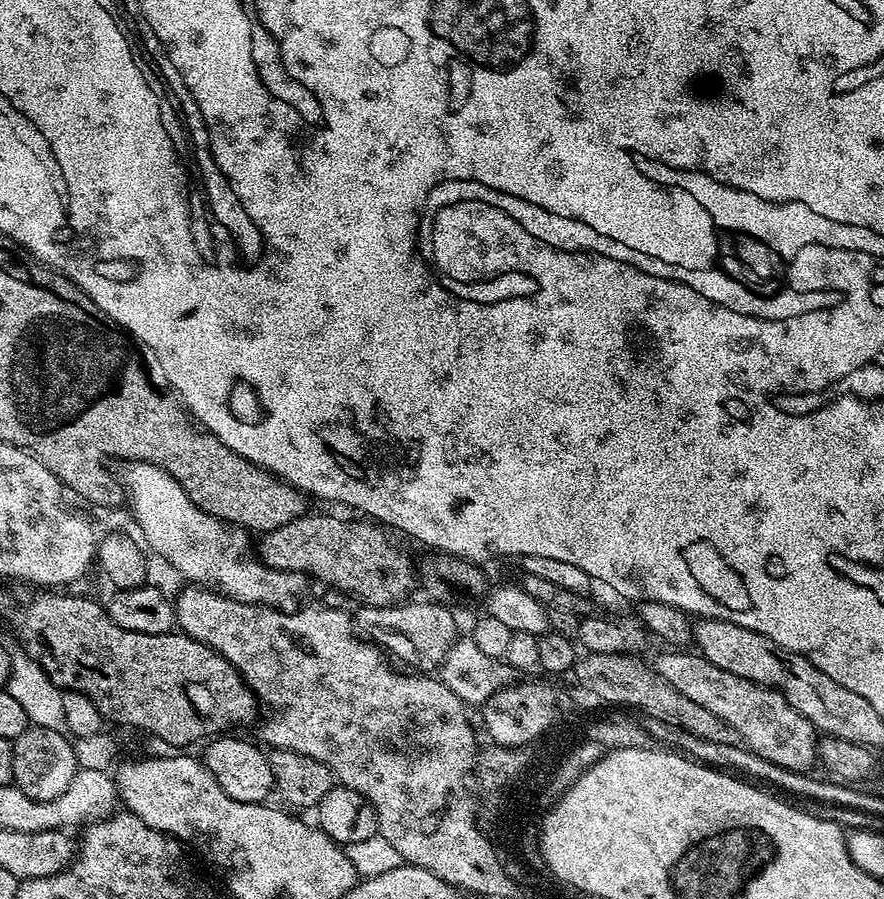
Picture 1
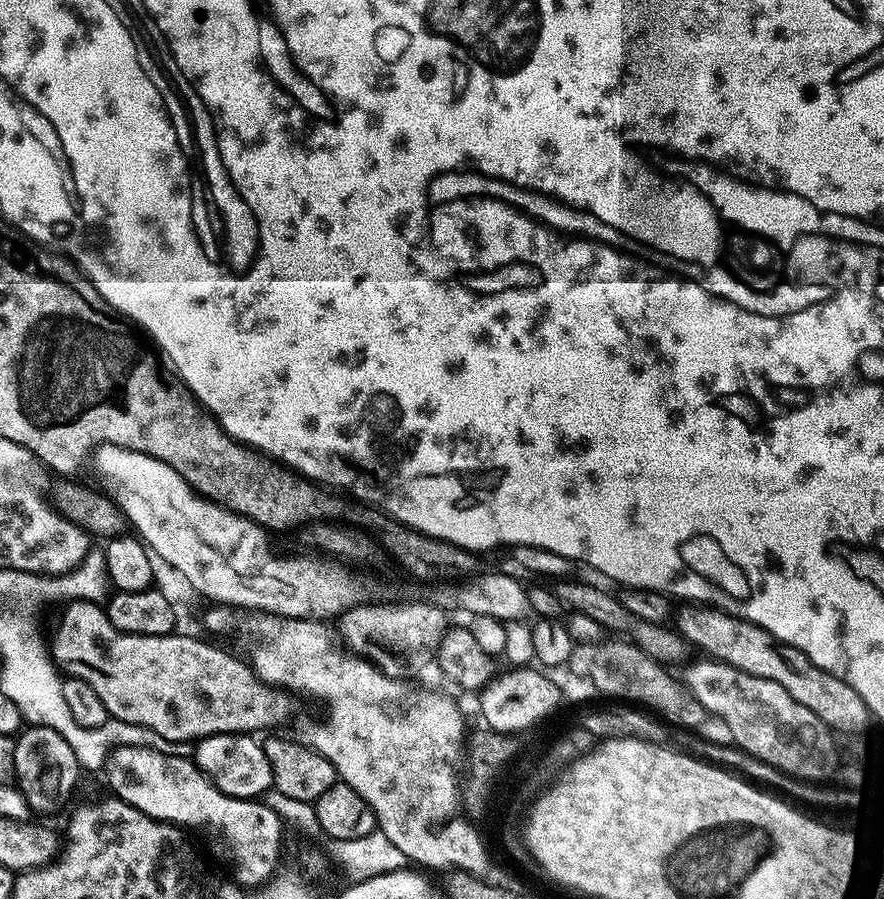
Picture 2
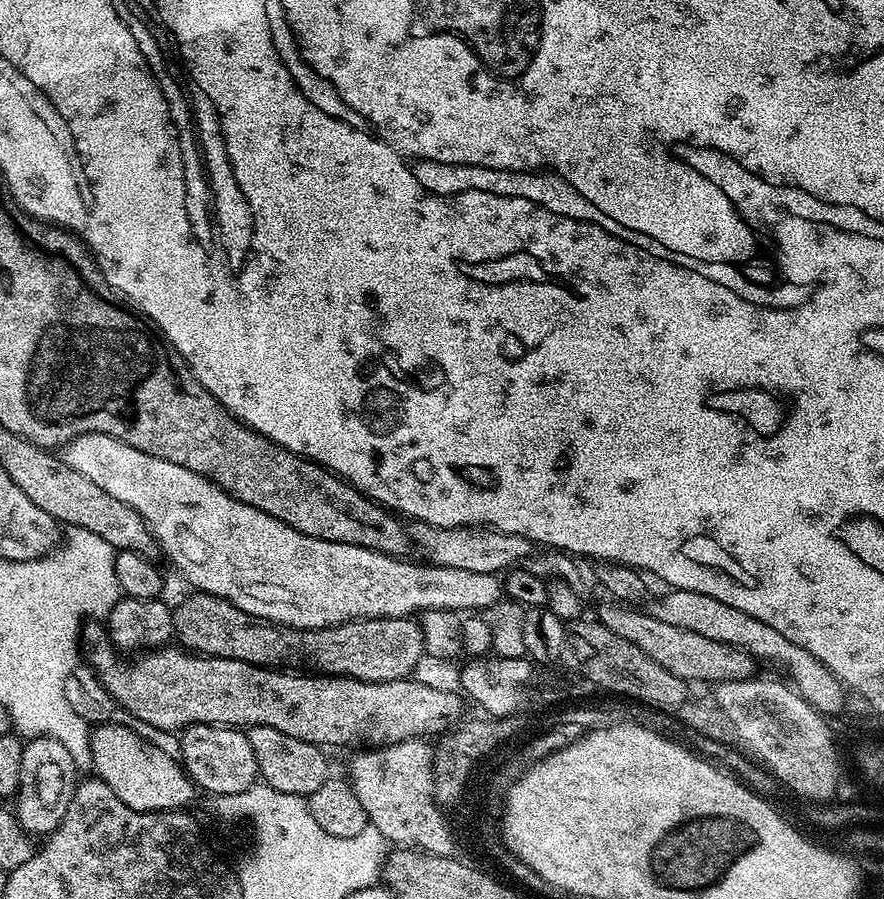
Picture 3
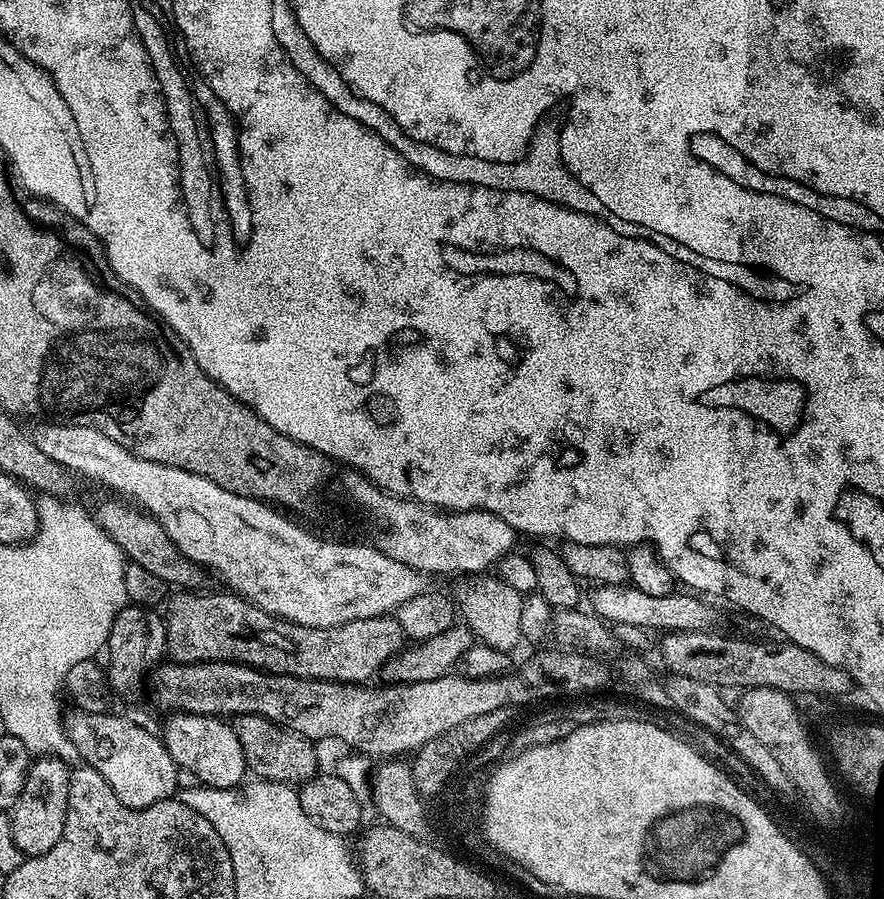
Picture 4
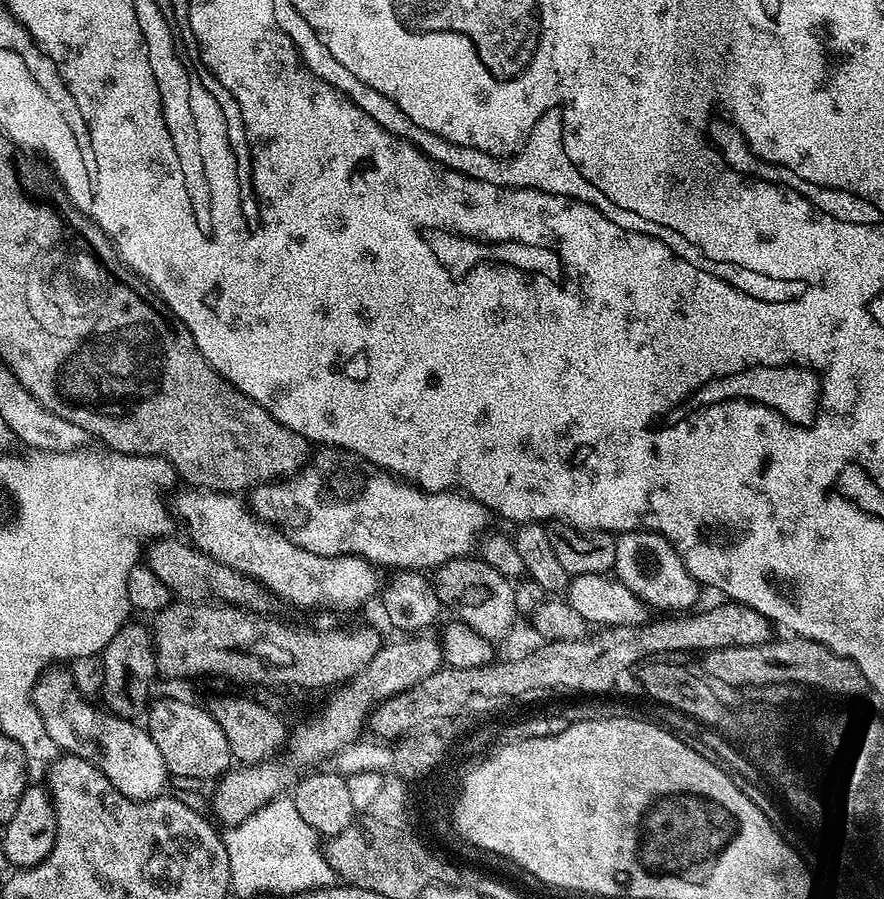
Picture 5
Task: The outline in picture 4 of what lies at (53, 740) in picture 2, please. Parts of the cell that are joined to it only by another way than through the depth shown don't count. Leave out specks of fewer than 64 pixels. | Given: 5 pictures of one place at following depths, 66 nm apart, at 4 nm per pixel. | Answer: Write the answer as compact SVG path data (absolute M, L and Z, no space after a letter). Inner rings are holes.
M36 758L28 765L22 794L10 810L14 846L26 858L41 856L46 854L46 850L54 850L58 838L62 838L68 809L69 771L69 765L55 758Z

